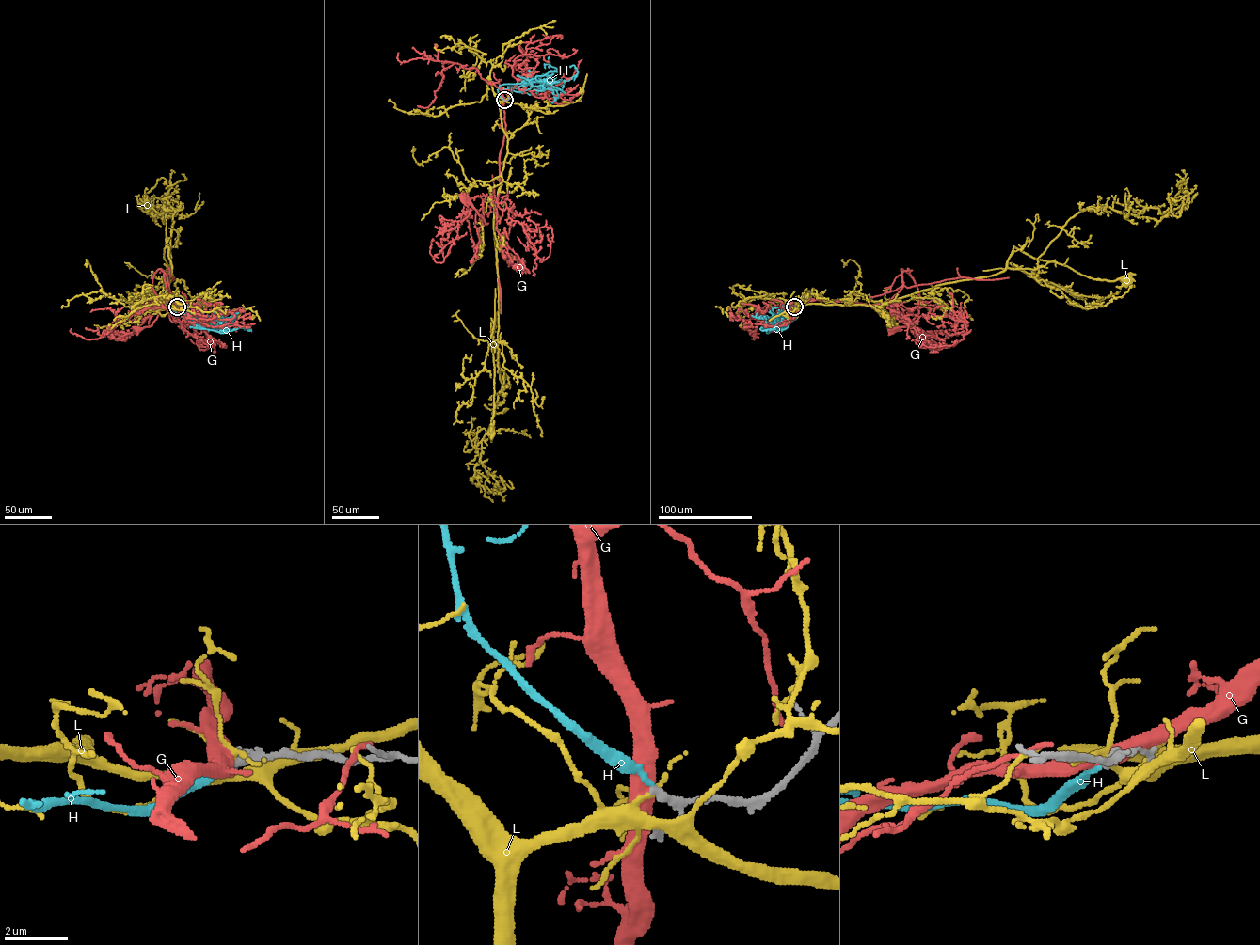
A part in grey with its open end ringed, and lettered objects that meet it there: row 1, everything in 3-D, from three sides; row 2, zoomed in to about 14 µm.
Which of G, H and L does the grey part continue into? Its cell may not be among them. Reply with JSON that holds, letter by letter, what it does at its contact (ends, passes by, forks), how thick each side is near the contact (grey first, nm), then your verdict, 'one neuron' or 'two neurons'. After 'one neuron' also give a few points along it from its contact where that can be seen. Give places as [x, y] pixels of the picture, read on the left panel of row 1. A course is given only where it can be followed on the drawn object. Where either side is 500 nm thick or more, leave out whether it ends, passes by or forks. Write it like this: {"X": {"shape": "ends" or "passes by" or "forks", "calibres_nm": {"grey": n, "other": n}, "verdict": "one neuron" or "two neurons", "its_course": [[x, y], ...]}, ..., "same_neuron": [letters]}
{"G": {"calibres_nm": {"grey": 170, "other": 500}, "verdict": "two neurons"}, "H": {"shape": "ends", "calibres_nm": {"grey": 170, "other": 150}, "verdict": "one neuron", "its_course": [[177, 307], [170, 308], [195, 325], [200, 324], [202, 328], [221, 333], [240, 327], [250, 329], [236, 328]]}, "L": {"shape": "forks", "calibres_nm": {"grey": 180, "other": 120}, "verdict": "two neurons"}, "same_neuron": ["H"]}

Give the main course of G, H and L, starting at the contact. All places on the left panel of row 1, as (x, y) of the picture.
G: (177, 307), (158, 269), (152, 282), (161, 309), (150, 326), (136, 329)
H: (177, 307), (170, 308), (195, 325), (200, 324), (202, 328), (221, 333), (240, 327), (250, 329), (236, 328)
L: (177, 307), (167, 299), (172, 269), (167, 246), (164, 280)

